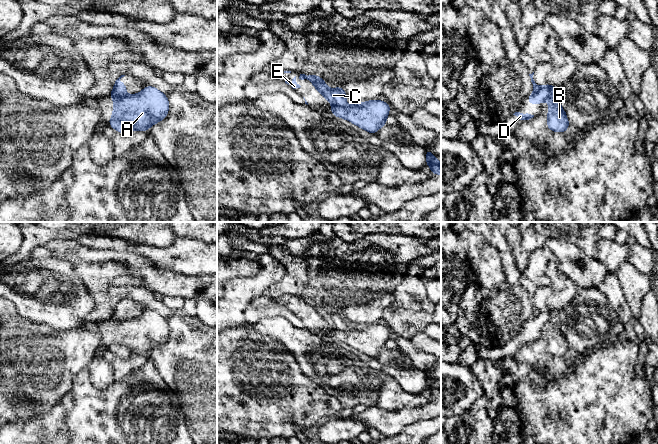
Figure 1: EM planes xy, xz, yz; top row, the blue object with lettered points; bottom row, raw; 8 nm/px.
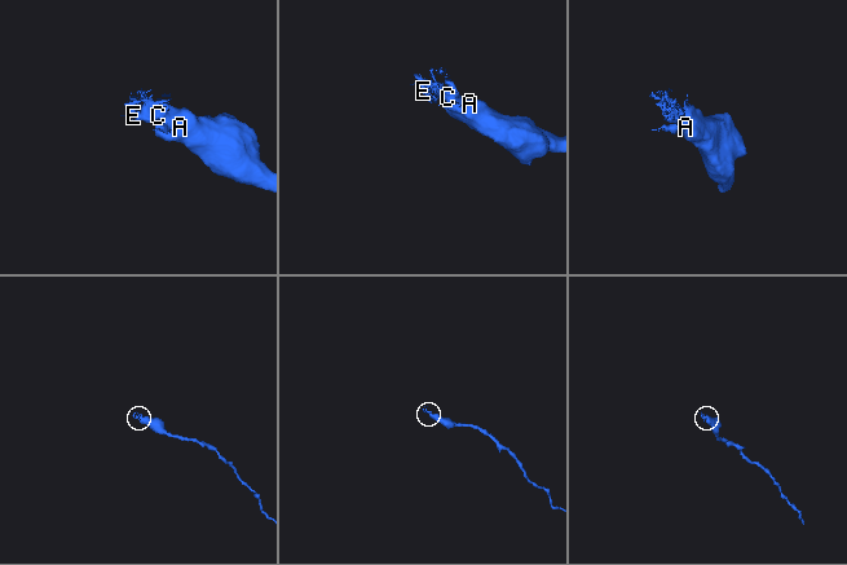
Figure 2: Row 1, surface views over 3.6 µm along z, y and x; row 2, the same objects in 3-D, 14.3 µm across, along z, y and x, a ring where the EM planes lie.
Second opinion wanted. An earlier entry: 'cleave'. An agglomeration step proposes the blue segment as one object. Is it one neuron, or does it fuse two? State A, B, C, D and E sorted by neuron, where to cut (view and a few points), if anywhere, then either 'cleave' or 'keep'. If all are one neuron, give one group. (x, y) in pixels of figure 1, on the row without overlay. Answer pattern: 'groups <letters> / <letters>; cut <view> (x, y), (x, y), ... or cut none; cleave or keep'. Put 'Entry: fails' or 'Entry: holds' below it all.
groups A B / C D E; cut xz (333, 329), (347, 330); cleave
Entry: holds

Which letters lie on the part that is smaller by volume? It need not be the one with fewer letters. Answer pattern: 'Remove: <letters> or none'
Remove: C, D, E

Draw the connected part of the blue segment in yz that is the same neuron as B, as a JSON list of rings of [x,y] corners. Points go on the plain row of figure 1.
[[[553,311],[549,319],[547,352],[553,356],[566,357],[570,350],[565,333],[561,332],[559,311]]]

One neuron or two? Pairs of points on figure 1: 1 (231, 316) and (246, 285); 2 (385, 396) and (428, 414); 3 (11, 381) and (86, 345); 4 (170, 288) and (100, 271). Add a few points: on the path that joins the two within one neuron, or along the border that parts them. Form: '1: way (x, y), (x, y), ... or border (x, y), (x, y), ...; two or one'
1: way (231, 308), (238, 293); one
2: border (430, 400), (423, 405), (387, 410); two
3: way (30, 381), (50, 381), (67, 364); one
4: border (98, 262), (115, 261), (124, 268), (125, 272); two

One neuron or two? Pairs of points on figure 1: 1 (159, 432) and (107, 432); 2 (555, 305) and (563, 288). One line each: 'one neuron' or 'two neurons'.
1: one neuron
2: one neuron

